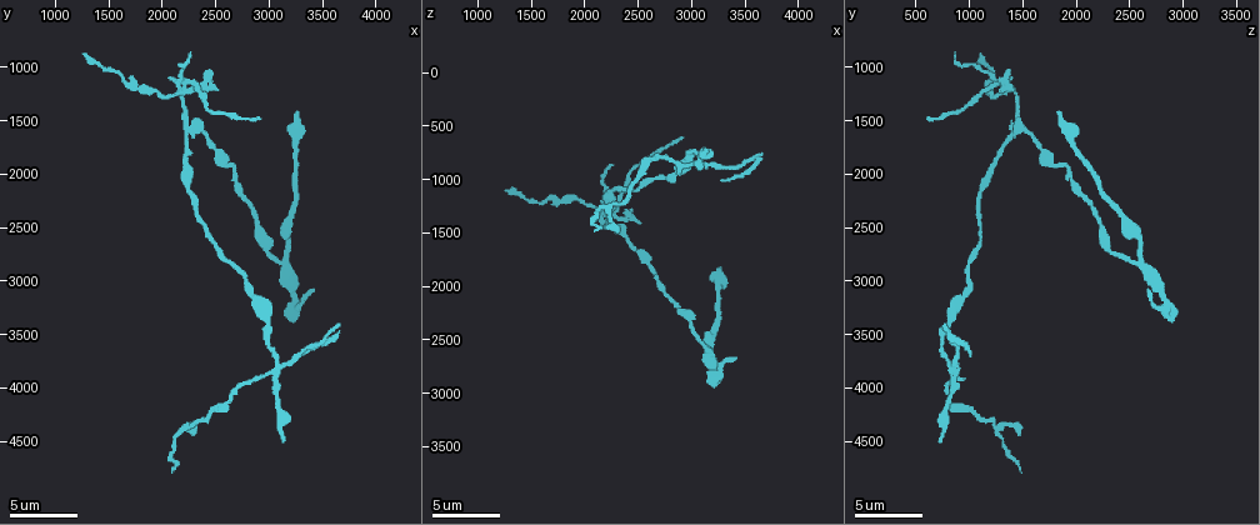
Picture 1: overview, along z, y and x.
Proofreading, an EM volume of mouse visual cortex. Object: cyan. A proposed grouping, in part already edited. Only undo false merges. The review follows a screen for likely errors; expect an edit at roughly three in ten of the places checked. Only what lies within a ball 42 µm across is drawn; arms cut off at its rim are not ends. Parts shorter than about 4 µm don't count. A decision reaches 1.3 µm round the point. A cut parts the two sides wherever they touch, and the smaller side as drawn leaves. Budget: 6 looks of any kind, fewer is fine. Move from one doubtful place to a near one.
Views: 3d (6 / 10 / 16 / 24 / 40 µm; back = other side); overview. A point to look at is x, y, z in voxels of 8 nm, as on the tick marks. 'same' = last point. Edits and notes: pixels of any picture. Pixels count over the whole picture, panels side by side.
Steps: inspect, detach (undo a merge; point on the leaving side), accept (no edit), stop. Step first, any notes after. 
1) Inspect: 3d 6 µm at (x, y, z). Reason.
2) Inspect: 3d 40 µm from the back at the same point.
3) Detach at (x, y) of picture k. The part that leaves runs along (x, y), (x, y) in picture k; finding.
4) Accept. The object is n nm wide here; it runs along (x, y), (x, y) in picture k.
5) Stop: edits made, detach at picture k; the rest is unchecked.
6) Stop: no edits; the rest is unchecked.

Inspect: 3d 10 µm at (2240, 1900, 1240).

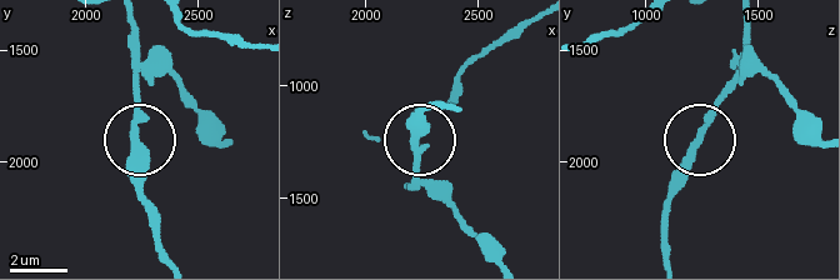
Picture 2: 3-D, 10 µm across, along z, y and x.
Accept. The object is 310 nm wide here; it runs along (136, 145), (136, 58) in picture 2; all the same neuron.

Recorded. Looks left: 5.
Inspect: 3d 10 µm at (2160, 1220, 1300). Looks like a crossing.

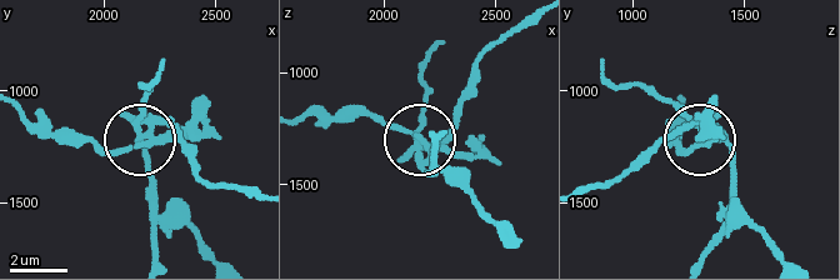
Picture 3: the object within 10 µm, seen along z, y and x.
Detach at (189, 130) of picture 3. The object is 270 nm wide here; a second neuron is stuck on.

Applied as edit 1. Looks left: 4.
Inspect: overview.

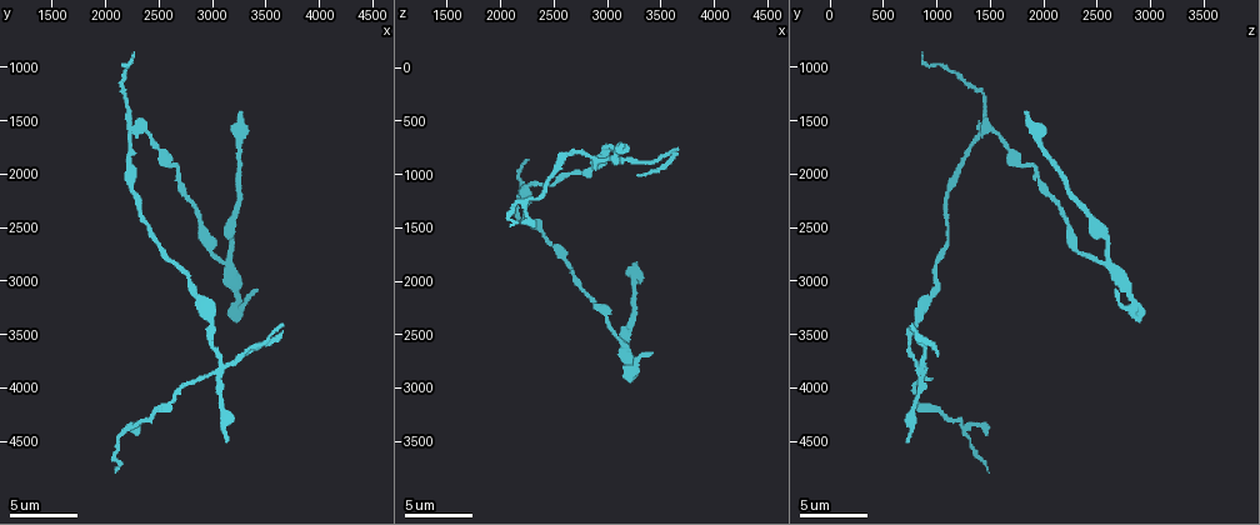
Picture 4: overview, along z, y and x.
Inspect: 3d 10 µm at (3000, 3840, 840). Looks like a crossing.

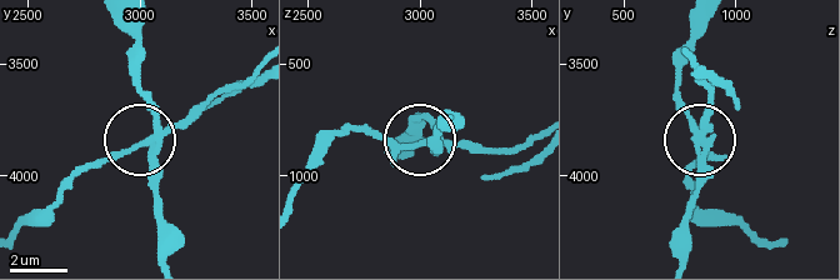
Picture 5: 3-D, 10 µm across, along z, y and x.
Accept. The object is 250 nm wide here; it runs along (705, 21), (681, 79), (681, 100), (703, 150), (696, 205) in picture 5; all the same neuron.

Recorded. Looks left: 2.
Stop: edits made, detach at picture 3; the rest is unchecked.

